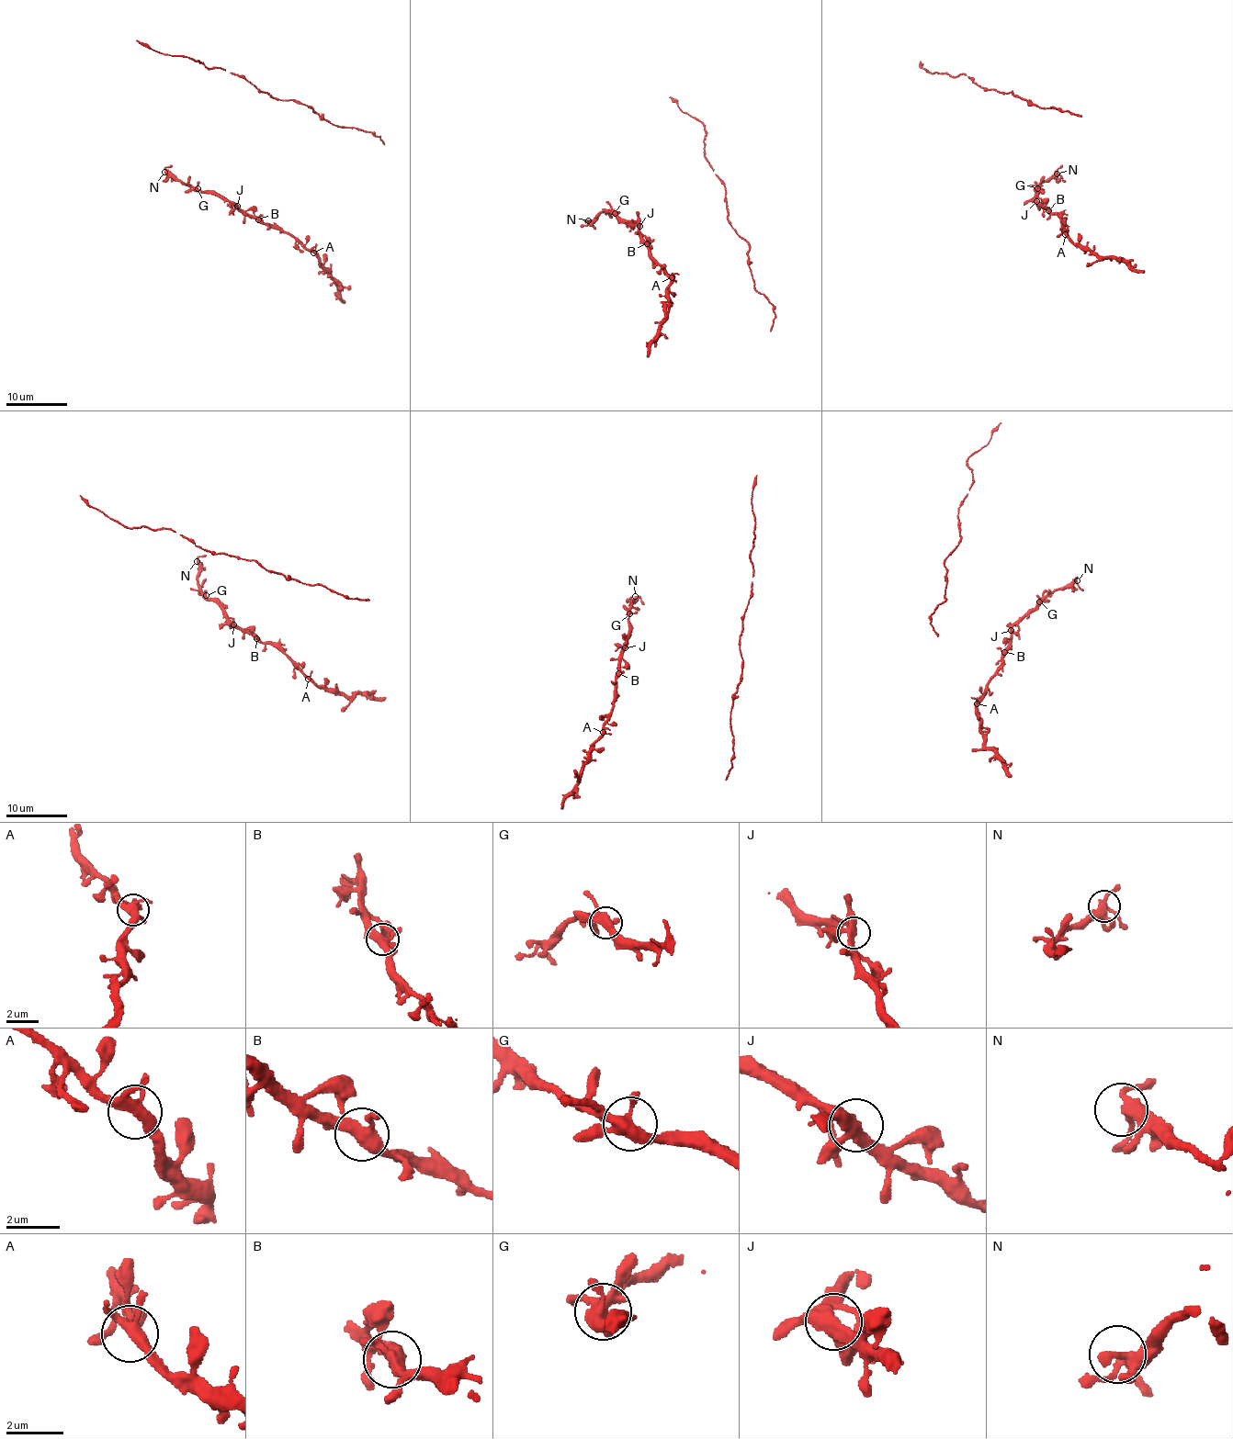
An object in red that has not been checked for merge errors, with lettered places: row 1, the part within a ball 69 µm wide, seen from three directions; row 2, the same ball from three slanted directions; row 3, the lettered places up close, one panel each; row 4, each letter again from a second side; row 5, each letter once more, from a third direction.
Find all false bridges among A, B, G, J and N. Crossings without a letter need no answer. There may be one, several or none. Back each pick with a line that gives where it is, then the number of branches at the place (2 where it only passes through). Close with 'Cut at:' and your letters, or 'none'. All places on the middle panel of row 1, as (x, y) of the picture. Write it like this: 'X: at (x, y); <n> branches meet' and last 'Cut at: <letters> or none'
Cut at: none

